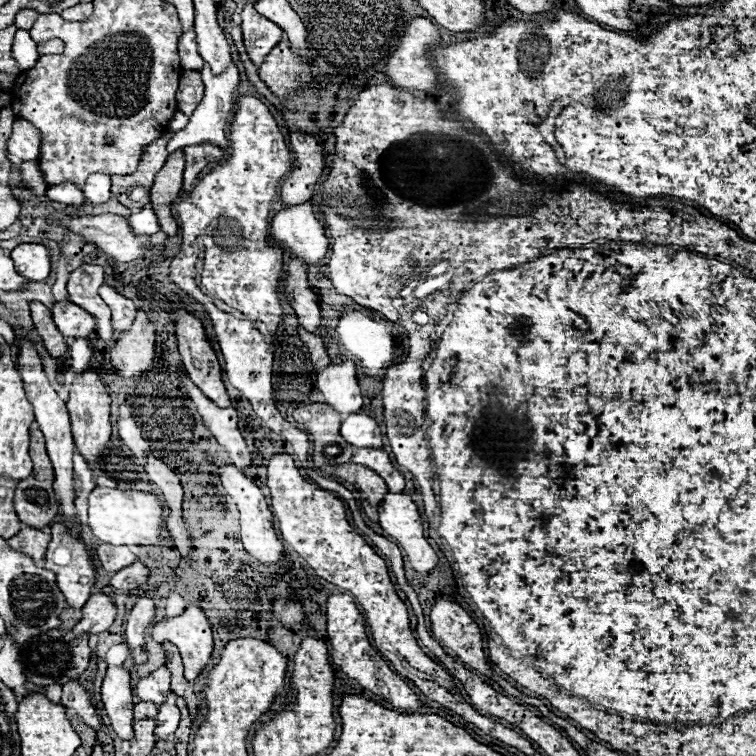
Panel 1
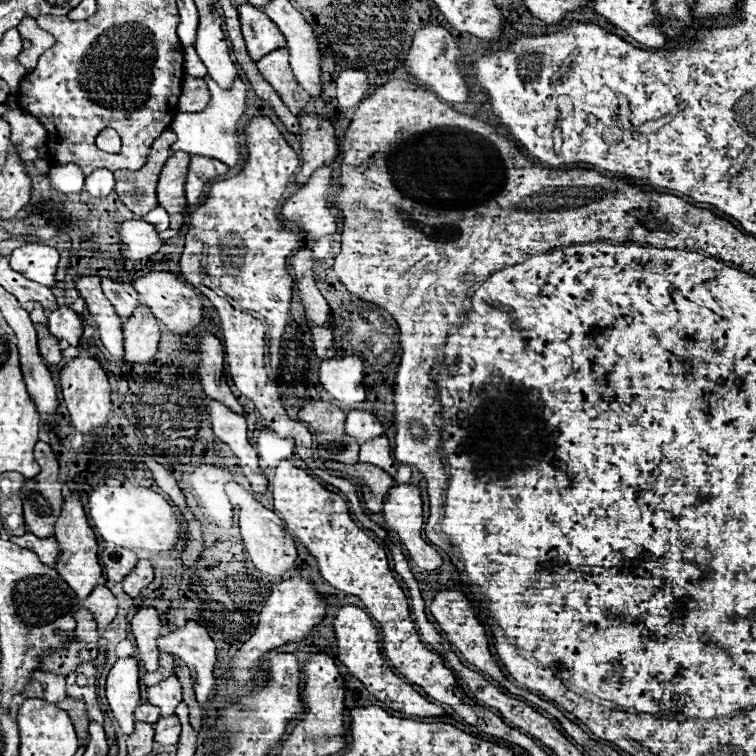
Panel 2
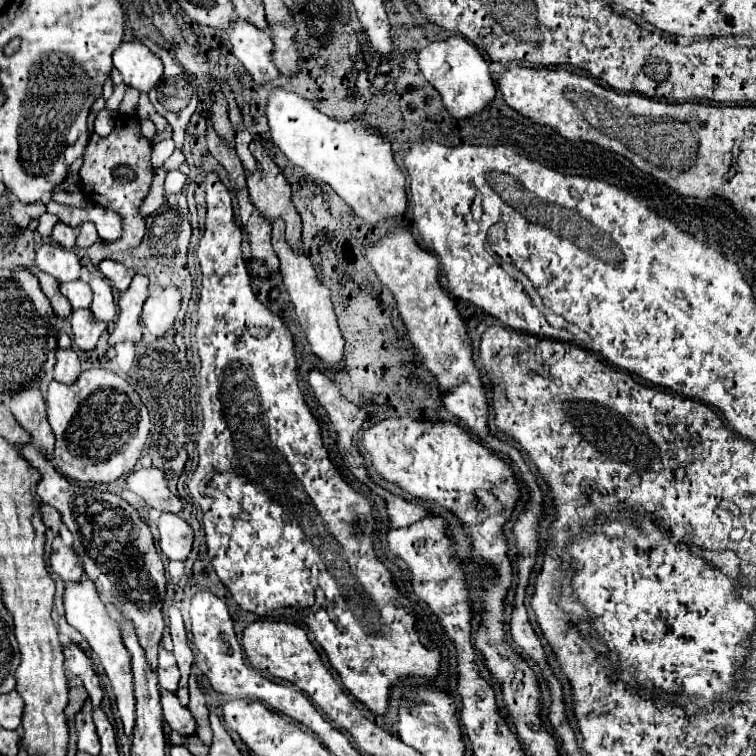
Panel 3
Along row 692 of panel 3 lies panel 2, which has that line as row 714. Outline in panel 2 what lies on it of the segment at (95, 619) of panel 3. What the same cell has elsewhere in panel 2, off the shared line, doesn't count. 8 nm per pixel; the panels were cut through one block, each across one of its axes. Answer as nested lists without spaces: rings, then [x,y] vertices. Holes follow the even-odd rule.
[[[118,658],[114,668],[108,674],[106,696],[110,708],[124,730],[124,734],[132,734],[134,730],[134,710],[140,702],[140,684],[138,684],[138,658]]]

